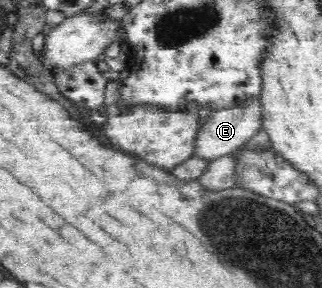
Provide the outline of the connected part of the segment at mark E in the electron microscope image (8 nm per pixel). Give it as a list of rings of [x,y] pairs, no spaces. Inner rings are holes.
[[[254,96],[232,107],[213,110],[206,117],[199,134],[197,134],[197,148],[195,148],[196,154],[194,156],[215,160],[235,153],[251,138],[257,136],[261,128],[263,128],[263,105],[261,105],[260,96]]]

